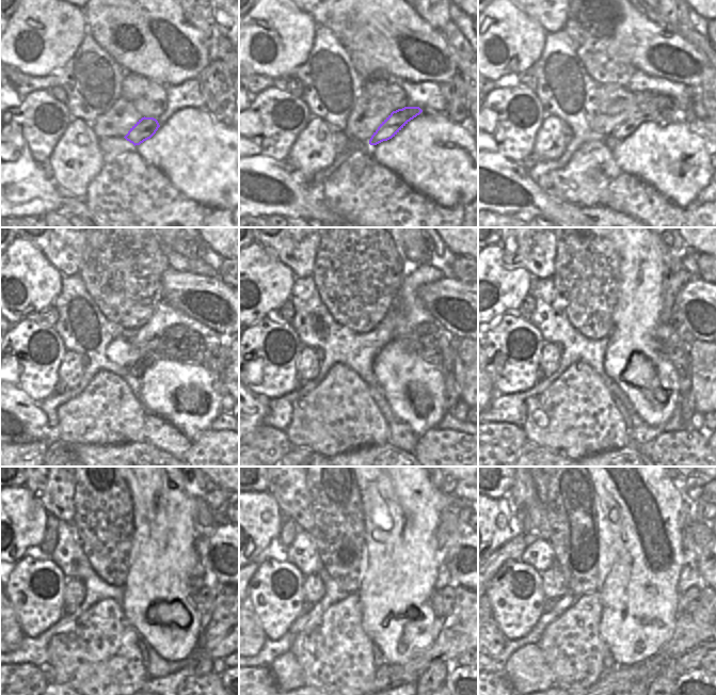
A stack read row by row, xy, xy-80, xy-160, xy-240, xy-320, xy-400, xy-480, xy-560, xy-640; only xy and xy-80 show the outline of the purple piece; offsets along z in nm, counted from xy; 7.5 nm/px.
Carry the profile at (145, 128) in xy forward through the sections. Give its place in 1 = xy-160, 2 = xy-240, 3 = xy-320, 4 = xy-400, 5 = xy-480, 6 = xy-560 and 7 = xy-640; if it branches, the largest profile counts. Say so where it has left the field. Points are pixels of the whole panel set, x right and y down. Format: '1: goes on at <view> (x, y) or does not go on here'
1: goes on at xy-160 (654, 107)
2: goes on at xy-240 (178, 343)
3: goes on at xy-320 (422, 340)
4: goes on at xy-400 (669, 329)
5: goes on at xy-480 (202, 598)
6: goes on at xy-560 (442, 600)
7: goes on at xy-640 (691, 597)

